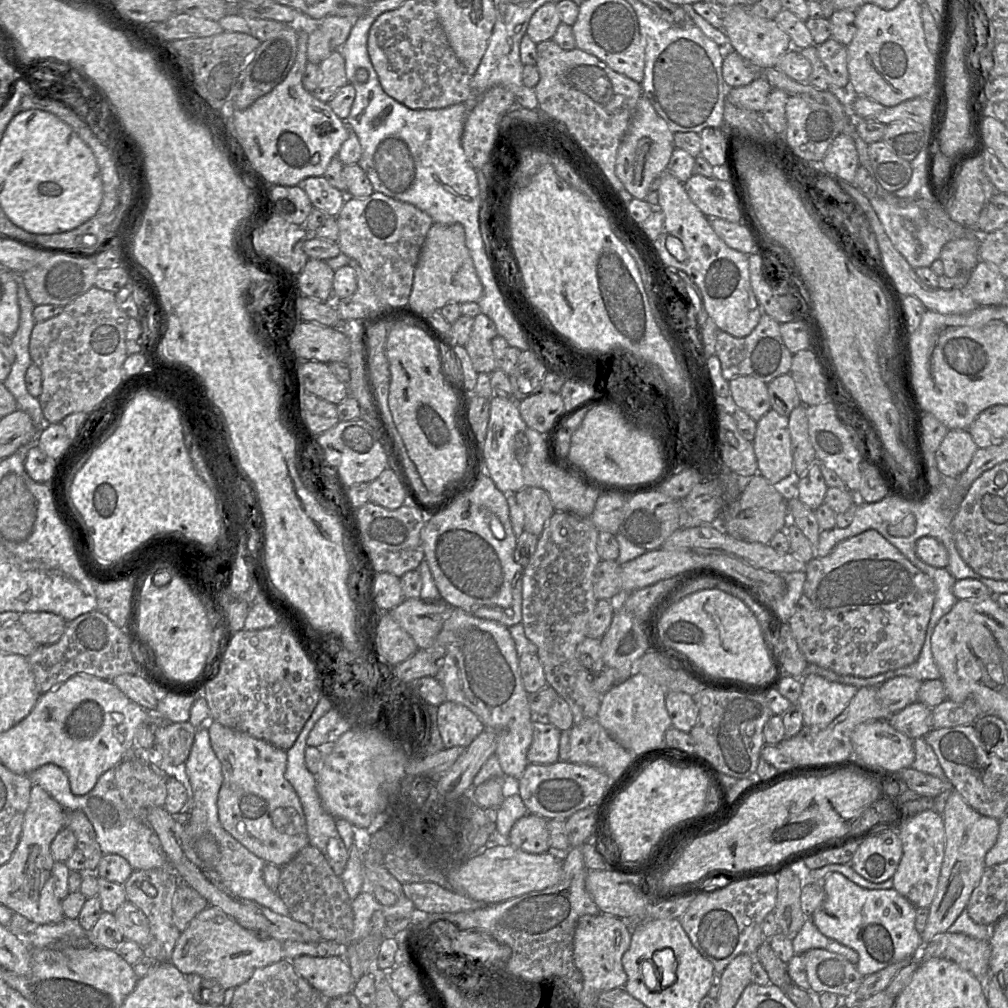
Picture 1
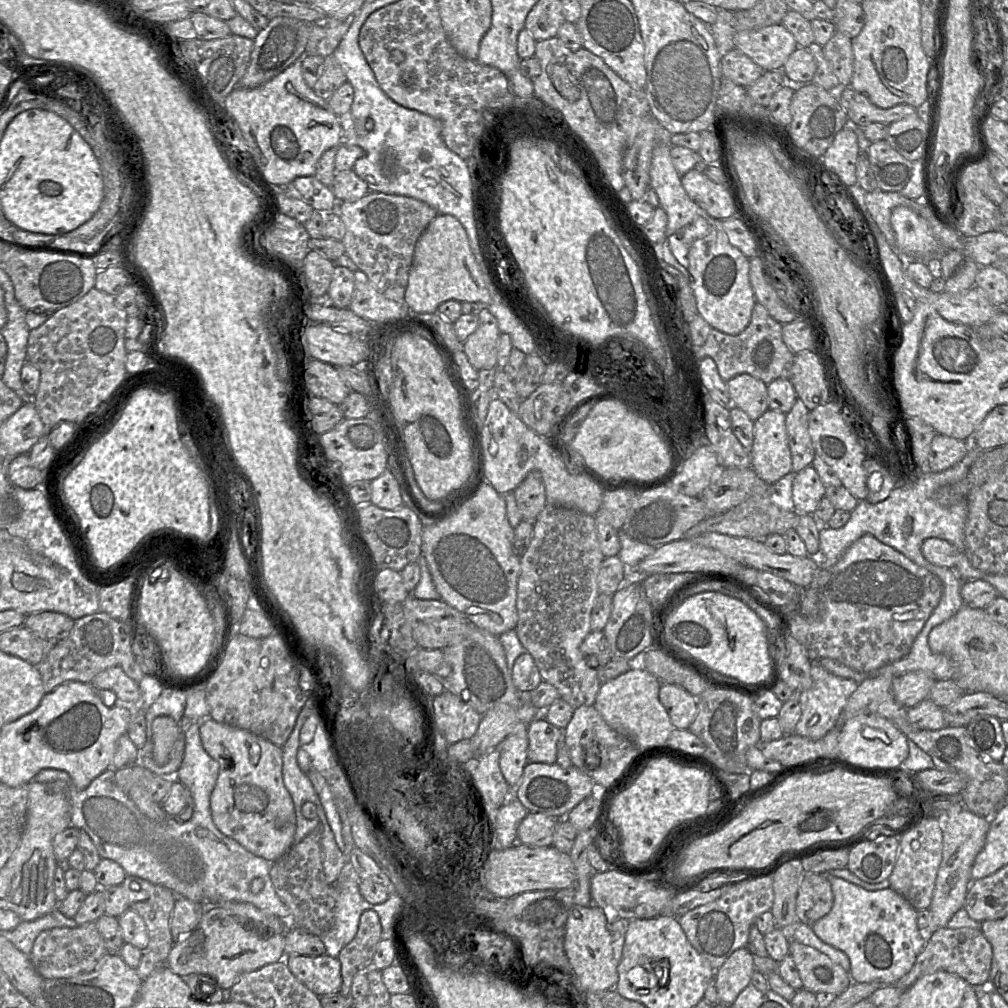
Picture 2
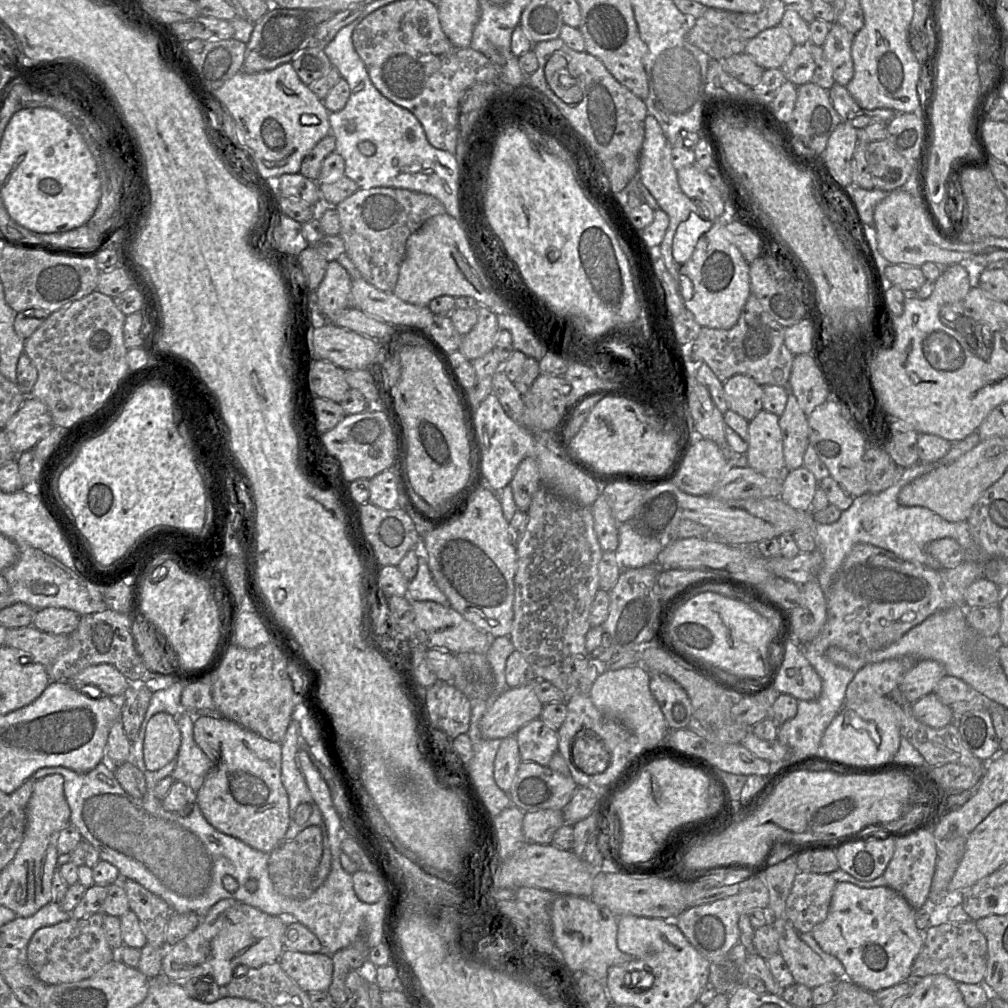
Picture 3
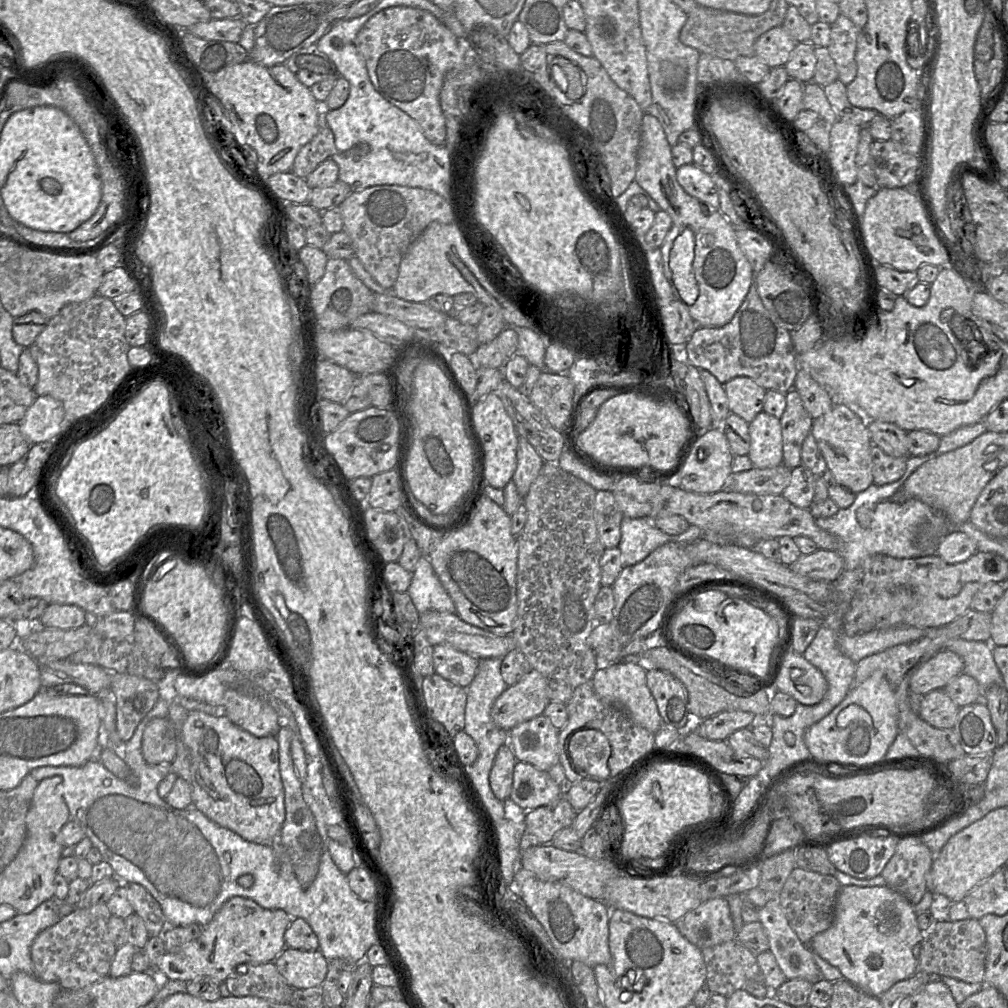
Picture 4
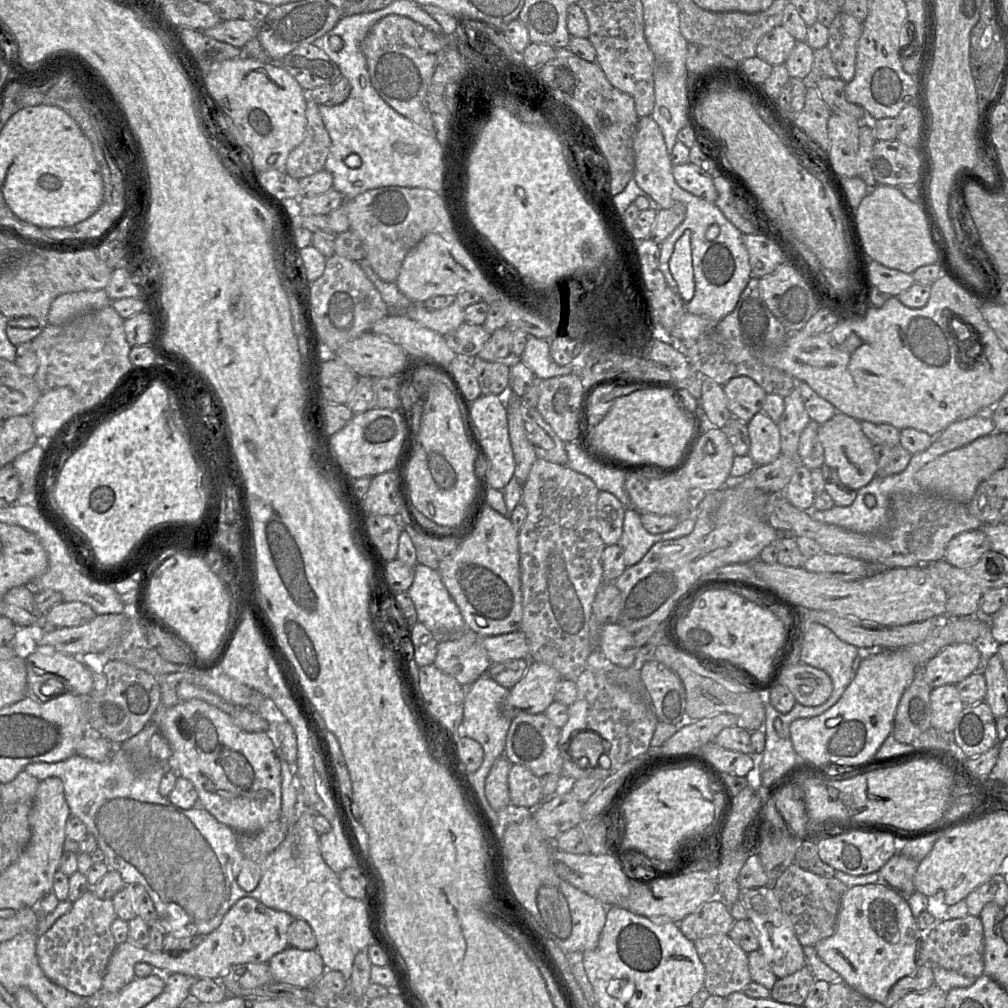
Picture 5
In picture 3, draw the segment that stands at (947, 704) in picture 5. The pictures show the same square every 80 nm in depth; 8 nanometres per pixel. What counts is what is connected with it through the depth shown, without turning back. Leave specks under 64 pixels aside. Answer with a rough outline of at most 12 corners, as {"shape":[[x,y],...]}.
{"shape":[[935,693],[913,703],[920,722],[934,729],[953,722],[951,707]]}

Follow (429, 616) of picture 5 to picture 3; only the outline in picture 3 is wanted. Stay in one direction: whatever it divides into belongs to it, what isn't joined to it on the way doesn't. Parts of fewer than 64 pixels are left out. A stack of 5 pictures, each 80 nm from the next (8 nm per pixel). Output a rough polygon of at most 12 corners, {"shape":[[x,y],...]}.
{"shape":[[419,551],[418,570],[408,584],[411,601],[449,606]]}

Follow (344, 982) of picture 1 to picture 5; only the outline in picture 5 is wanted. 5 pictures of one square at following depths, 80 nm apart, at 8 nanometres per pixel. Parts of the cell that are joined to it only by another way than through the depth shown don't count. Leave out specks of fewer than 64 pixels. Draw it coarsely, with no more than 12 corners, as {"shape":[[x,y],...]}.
{"shape":[[288,946],[267,964],[274,981],[303,989],[325,972],[316,949]]}

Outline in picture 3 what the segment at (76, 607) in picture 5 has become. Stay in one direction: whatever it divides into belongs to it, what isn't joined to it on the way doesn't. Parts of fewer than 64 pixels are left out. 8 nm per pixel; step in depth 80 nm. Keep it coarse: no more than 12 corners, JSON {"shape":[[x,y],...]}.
{"shape":[[67,608],[37,610],[32,625],[70,635],[80,617]]}

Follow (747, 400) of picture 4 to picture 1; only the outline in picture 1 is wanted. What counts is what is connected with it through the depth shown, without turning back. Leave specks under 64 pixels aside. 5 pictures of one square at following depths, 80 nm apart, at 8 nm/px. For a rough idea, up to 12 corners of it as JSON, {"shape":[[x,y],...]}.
{"shape":[[752,376],[728,383],[731,408],[755,422],[771,409],[766,383]]}

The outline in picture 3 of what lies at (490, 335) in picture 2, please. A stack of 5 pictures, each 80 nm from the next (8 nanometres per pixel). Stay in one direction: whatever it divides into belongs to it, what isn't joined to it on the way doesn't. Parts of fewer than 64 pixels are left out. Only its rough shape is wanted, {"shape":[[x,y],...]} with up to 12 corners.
{"shape":[[484,306],[458,348],[473,361],[490,352],[499,331],[496,315]]}

